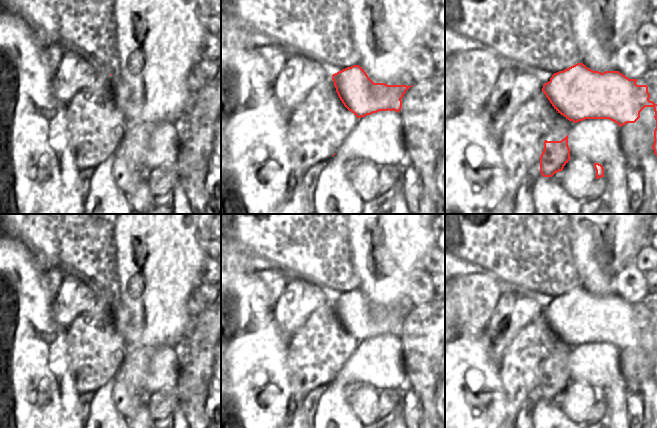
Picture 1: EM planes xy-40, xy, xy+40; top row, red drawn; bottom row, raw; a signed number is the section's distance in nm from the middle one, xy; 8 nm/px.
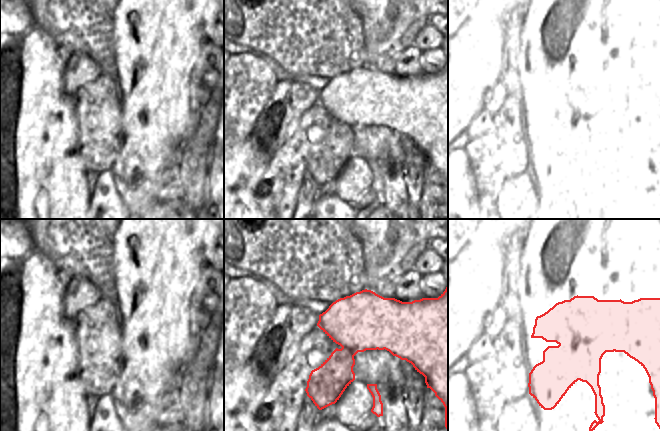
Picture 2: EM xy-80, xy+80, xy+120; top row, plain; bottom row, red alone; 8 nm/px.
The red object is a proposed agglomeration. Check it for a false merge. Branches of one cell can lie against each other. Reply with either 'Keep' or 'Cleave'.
Cleave.

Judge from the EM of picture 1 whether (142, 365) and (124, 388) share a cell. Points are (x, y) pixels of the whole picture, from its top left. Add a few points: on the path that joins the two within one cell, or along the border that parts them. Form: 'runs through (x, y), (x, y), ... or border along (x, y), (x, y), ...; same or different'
border along (119, 369), (129, 380), (145, 380), (150, 392); different

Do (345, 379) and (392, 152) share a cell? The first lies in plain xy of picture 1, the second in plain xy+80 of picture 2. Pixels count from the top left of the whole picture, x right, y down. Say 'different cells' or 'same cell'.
different cells

